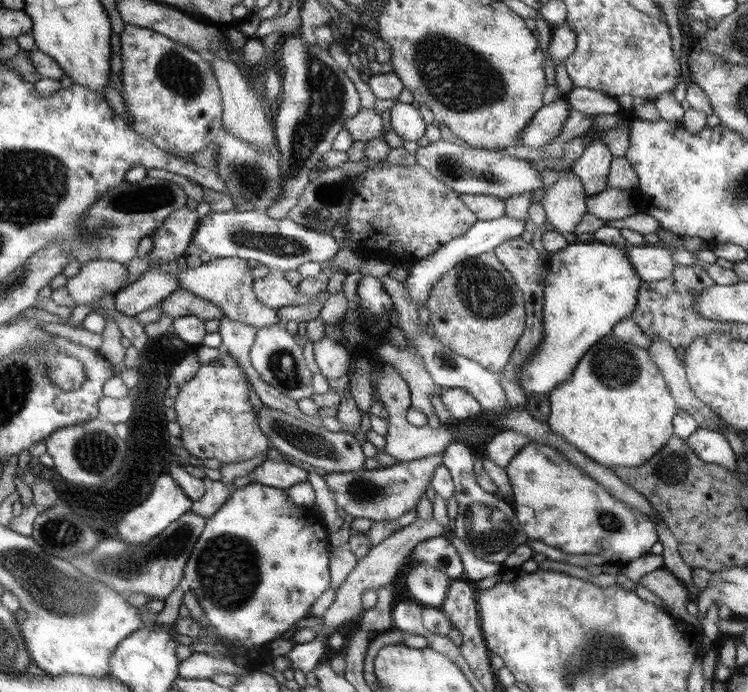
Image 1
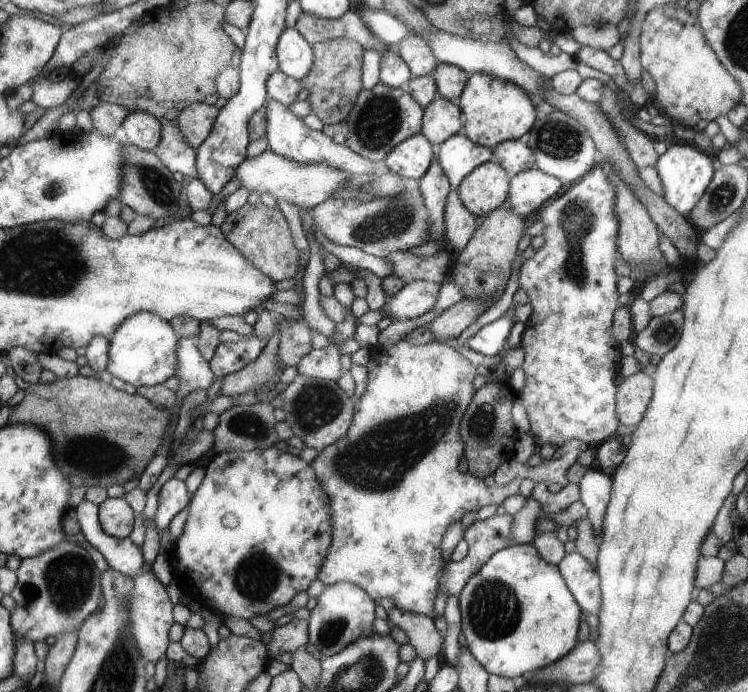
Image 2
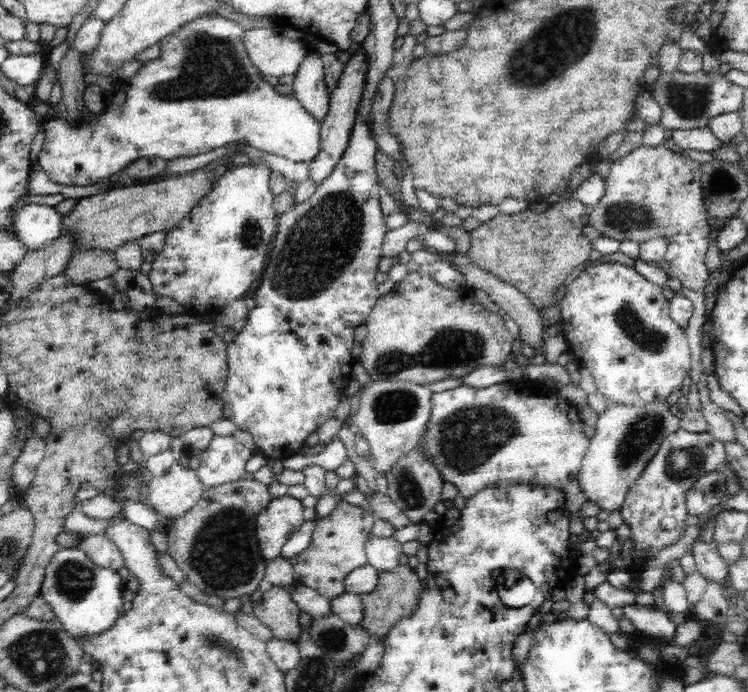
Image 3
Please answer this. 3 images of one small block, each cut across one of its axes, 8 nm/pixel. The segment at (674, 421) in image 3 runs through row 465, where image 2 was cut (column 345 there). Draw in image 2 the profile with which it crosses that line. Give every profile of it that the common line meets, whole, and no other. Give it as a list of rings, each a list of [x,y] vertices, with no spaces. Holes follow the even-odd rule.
[[[340,581],[333,585],[326,585],[324,592],[317,597],[318,604],[311,610],[307,624],[309,642],[312,643],[312,646],[316,646],[322,658],[334,656],[352,642],[356,642],[360,638],[368,638],[370,634],[374,634],[372,622],[374,622],[376,602],[370,594],[366,594],[366,591],[362,590],[362,587]]]

